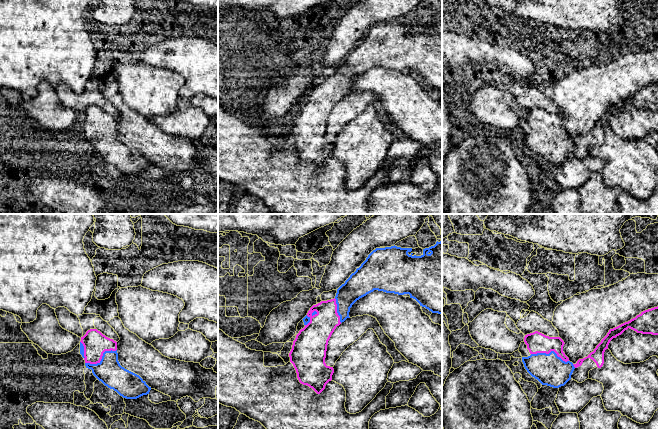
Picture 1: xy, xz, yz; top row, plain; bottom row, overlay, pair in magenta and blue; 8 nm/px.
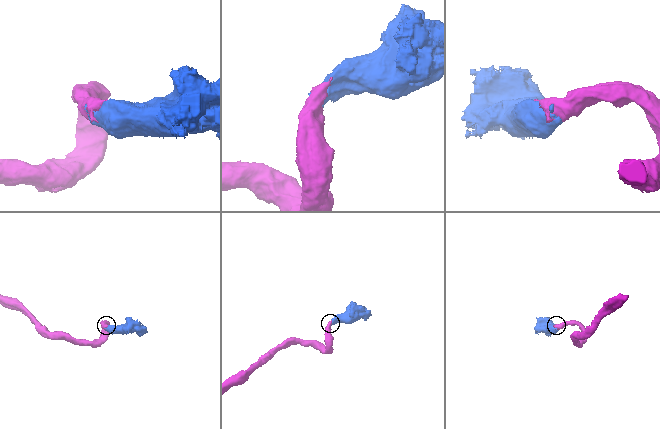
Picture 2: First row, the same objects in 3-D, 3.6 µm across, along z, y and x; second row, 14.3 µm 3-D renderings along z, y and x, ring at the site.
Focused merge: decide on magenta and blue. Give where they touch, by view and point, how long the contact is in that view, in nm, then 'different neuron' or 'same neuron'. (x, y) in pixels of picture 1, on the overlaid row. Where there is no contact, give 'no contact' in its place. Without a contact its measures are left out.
contact yz (550, 351); length 320 nm; same neuron

